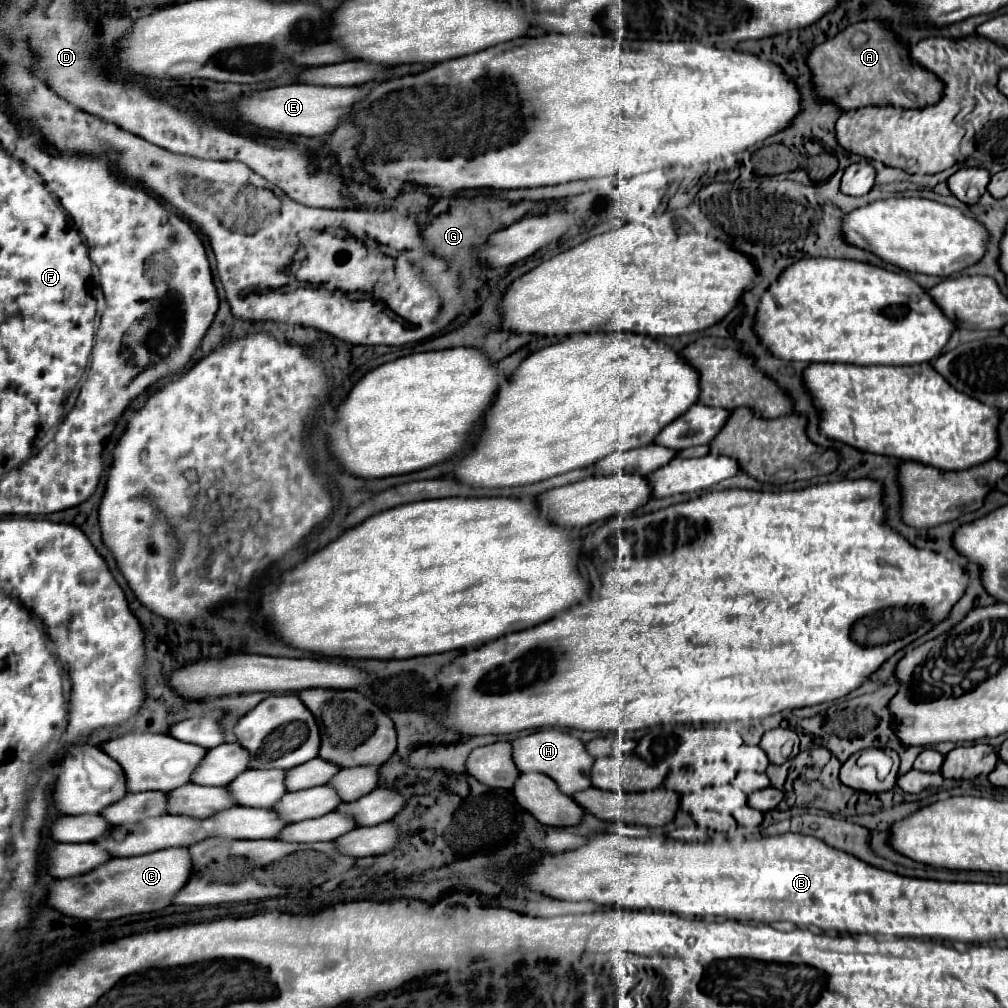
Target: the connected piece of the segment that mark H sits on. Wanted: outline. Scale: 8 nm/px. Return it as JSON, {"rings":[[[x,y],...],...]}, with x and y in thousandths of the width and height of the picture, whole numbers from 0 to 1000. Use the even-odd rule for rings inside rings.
{"rings":[[[553,721],[547,723],[537,723],[533,727],[515,731],[509,735],[509,755],[513,757],[517,767],[541,767],[549,771],[555,779],[555,783],[563,789],[574,787],[576,783],[586,781],[586,761],[590,757],[590,751],[582,745],[580,737],[563,725],[557,725]]]}

